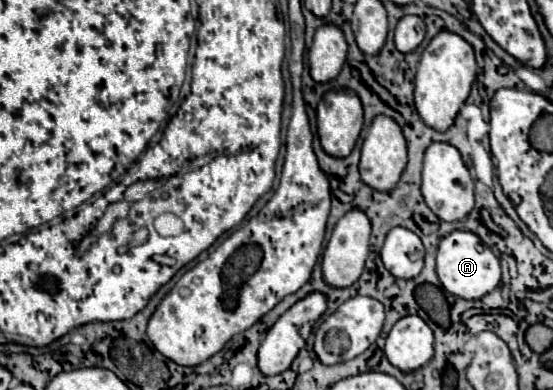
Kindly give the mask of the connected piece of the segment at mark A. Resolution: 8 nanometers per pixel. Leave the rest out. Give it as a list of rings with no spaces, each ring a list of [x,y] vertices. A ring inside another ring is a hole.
[[[453,231],[441,239],[441,245],[437,251],[437,277],[447,293],[467,301],[477,301],[499,287],[501,263],[493,255],[493,251],[481,243],[481,239],[475,233]]]

